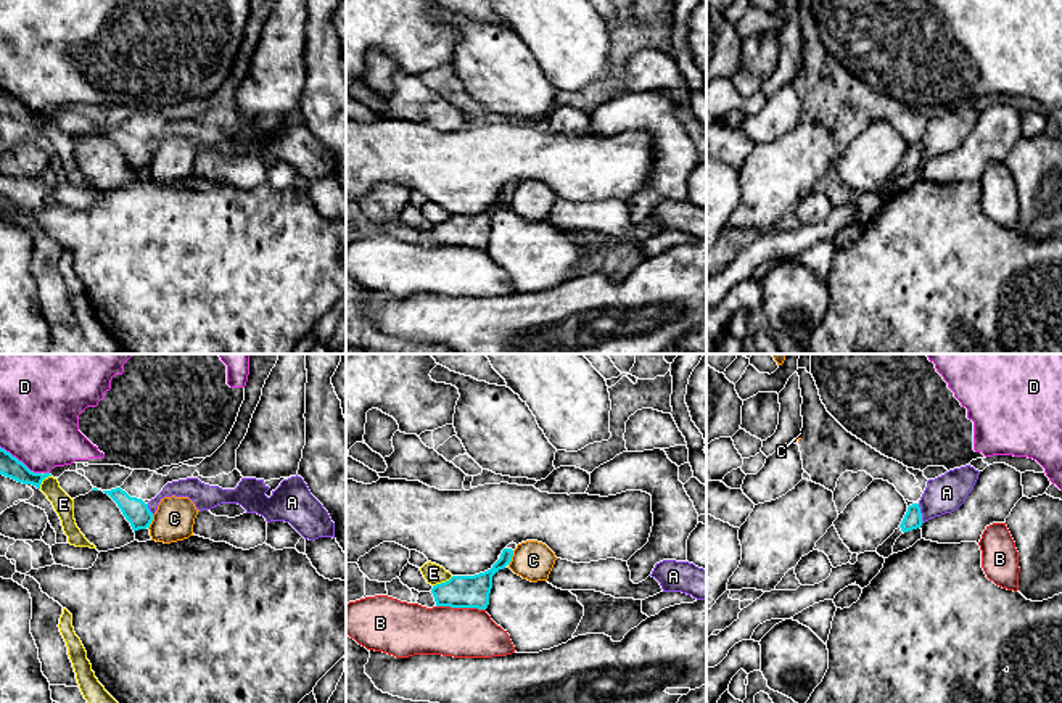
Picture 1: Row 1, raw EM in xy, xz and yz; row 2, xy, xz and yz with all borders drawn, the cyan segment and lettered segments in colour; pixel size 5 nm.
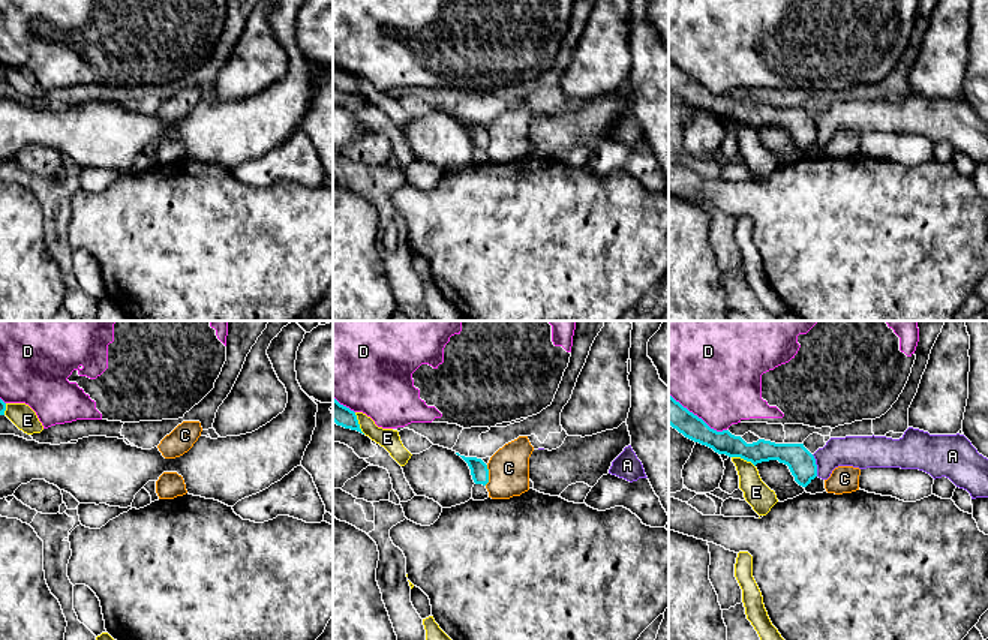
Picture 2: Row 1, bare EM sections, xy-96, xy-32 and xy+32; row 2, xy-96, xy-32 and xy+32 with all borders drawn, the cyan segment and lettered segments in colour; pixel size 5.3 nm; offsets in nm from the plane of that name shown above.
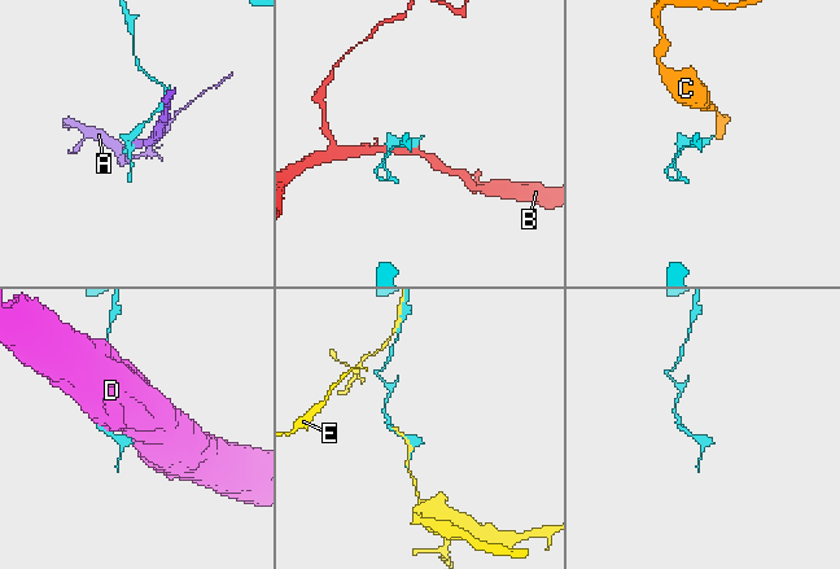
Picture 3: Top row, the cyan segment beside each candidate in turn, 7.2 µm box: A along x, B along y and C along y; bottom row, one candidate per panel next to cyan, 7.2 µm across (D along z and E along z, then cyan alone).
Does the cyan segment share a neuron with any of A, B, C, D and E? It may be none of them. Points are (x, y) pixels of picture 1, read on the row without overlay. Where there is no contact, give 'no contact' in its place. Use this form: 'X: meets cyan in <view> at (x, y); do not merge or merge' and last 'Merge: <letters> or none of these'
A: meets cyan in yz at (921, 153); do not merge
B: meets cyan in xz at (461, 246); do not merge
C: meets cyan in xz at (510, 198); do not merge
D: meets cyan in xy at (21, 102); do not merge
E: meets cyan in xz at (443, 222); do not merge
Merge: none of these

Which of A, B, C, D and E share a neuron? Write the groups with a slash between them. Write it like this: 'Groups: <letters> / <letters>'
Groups: A / B / C / D / E

